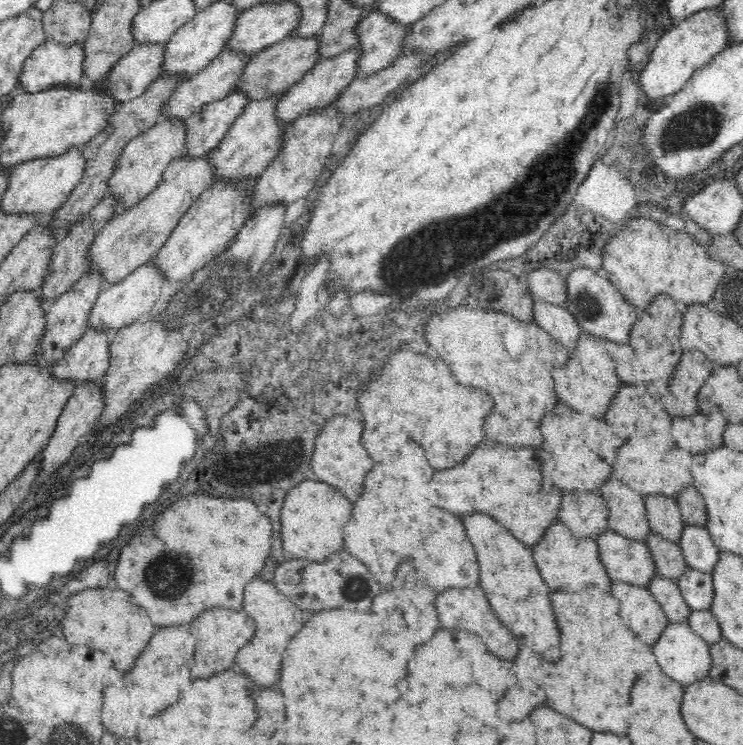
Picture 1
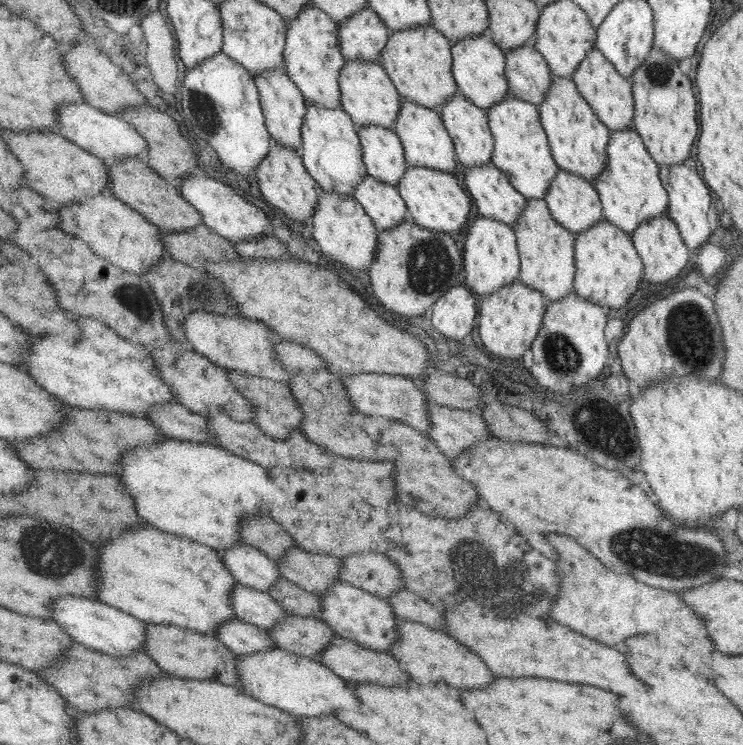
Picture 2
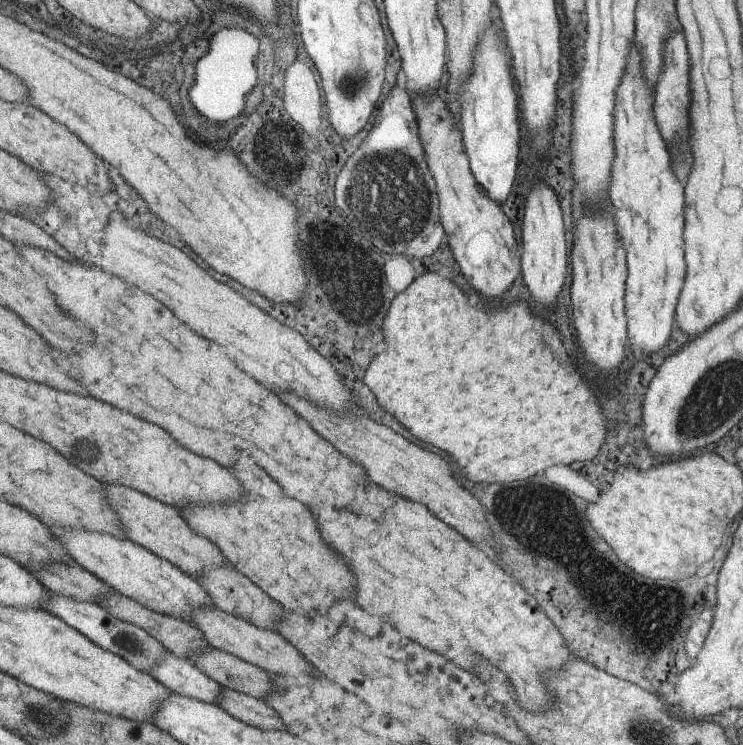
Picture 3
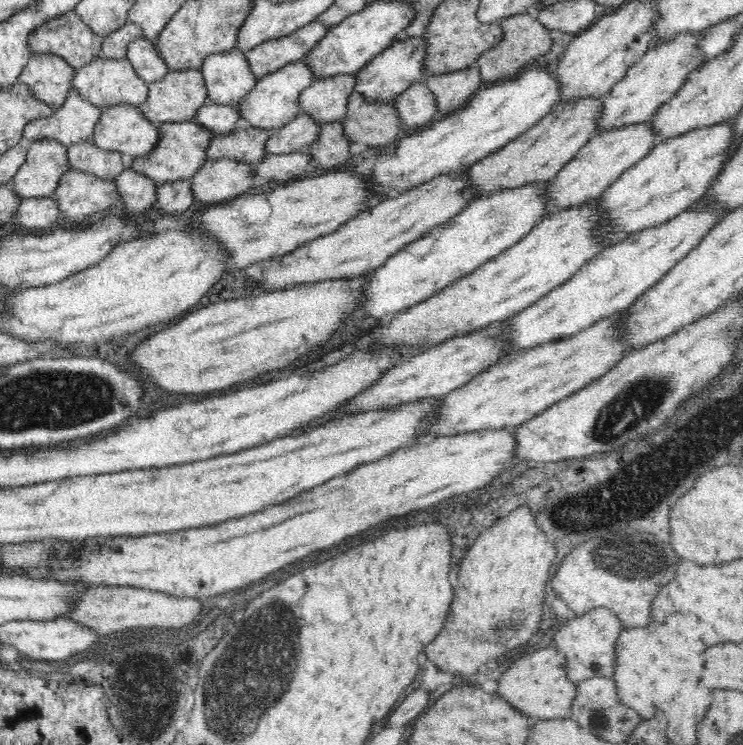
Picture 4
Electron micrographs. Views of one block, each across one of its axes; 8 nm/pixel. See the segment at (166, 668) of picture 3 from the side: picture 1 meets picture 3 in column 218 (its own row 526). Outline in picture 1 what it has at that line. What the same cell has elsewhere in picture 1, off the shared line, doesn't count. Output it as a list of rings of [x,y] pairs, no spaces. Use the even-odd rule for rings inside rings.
[[[684,523],[684,530],[678,543],[688,567],[711,573],[720,551],[706,527]]]

